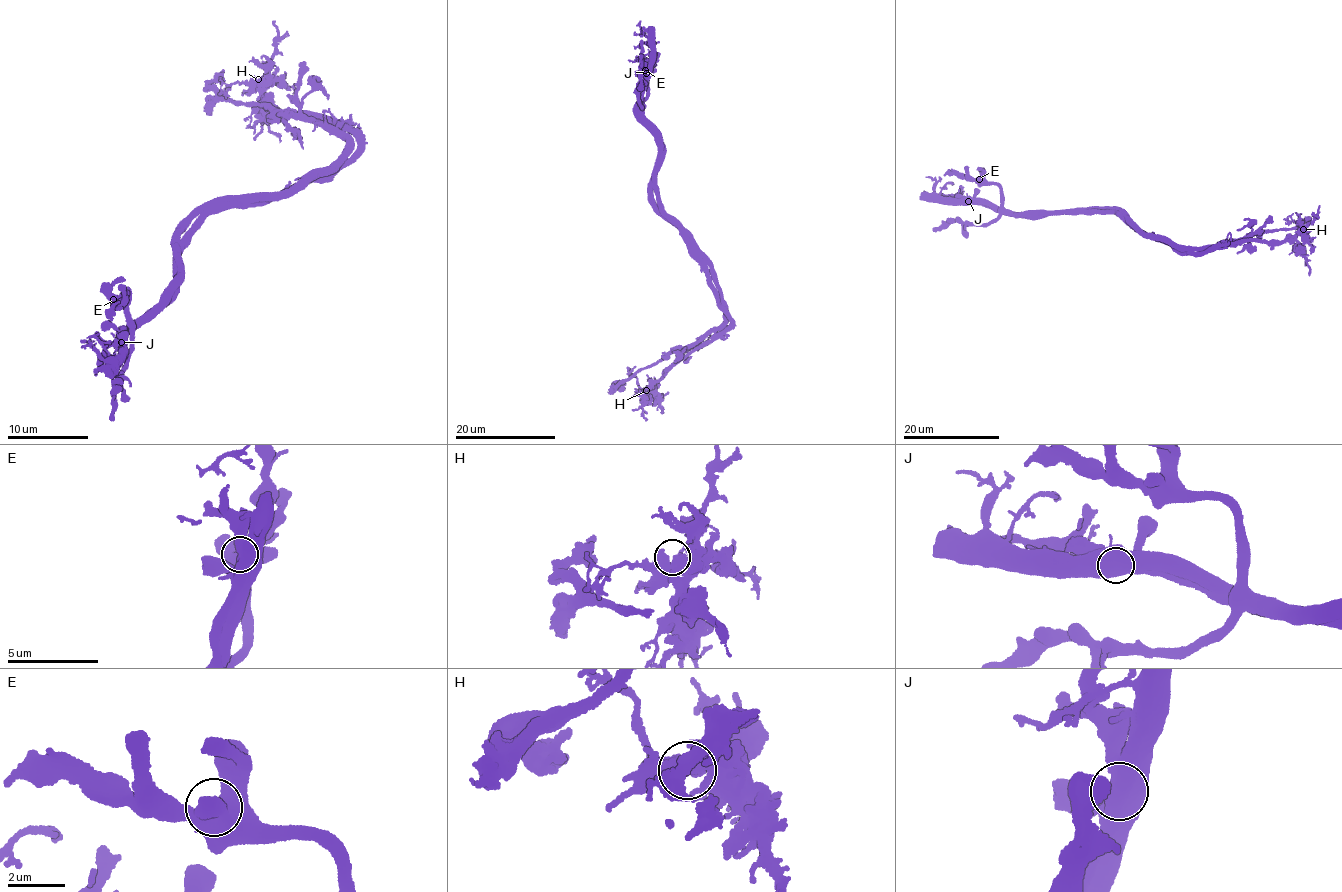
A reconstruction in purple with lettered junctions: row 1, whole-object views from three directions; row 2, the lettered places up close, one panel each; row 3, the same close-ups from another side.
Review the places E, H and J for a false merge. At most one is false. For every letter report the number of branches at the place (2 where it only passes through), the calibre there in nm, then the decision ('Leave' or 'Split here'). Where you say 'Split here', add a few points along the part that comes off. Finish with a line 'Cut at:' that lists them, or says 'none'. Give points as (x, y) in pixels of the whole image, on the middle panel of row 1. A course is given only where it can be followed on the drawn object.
E: Branches: 2. Thickness 750 nm. Leave
H: Branches: 2. Thickness 400 nm. Leave
J: Branches: 2. Thickness 750 nm. Split here. Course of the part to remove: (647, 72), (638, 120), (658, 140), (662, 212), (702, 266), (730, 326), (650, 386), (659, 394)
Cut at: J

